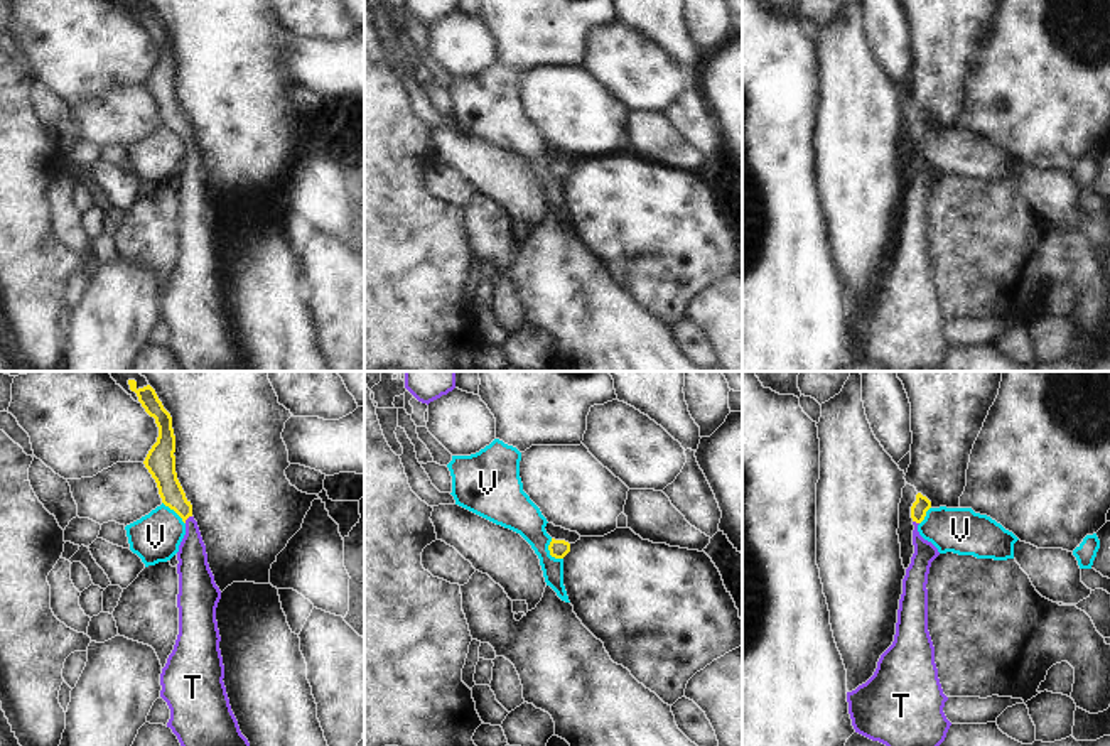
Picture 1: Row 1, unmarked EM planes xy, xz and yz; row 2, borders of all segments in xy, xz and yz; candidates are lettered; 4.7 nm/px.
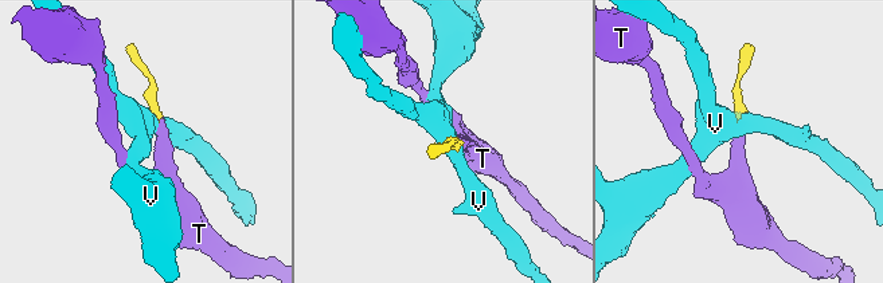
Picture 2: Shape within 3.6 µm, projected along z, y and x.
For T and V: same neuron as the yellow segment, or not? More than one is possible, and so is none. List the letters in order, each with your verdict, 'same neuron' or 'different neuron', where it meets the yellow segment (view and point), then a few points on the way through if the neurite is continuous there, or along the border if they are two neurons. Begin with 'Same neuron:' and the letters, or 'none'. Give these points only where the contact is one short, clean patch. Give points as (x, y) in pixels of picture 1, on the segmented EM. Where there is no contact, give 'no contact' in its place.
Same neuron: T
T: same neuron; contact xy (188, 517); way xy (171, 491), (188, 517), (193, 534), (193, 567)
V: different neuron; contact xz (550, 552); border xz (550, 539), (550, 554), (562, 559)

